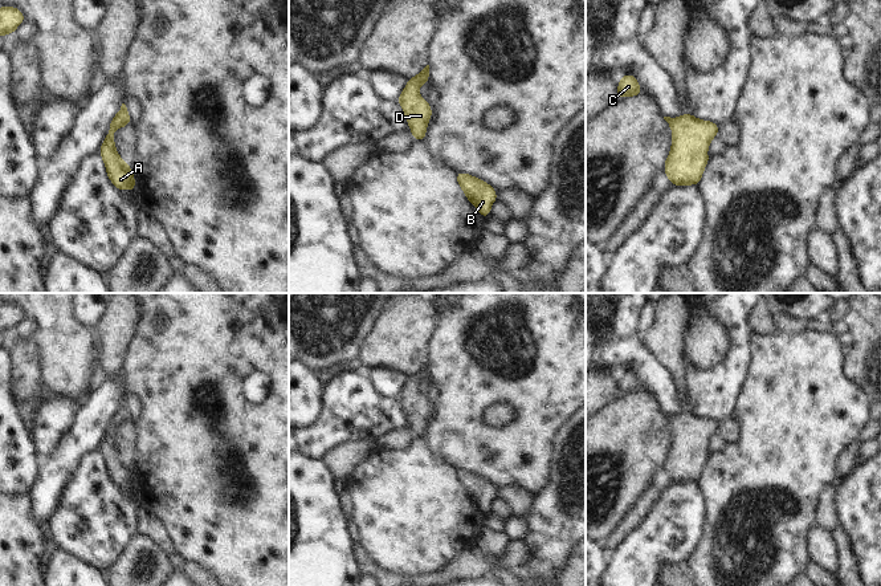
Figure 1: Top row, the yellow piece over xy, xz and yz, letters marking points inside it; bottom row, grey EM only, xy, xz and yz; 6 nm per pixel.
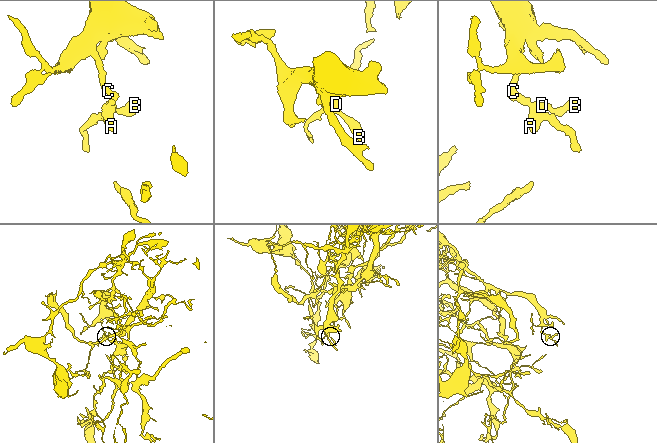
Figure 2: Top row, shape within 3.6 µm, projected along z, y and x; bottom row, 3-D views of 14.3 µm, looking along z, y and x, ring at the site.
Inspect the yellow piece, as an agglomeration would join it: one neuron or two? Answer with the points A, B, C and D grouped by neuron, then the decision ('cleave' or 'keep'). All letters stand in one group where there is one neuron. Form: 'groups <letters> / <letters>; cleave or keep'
groups A B C D; keep

